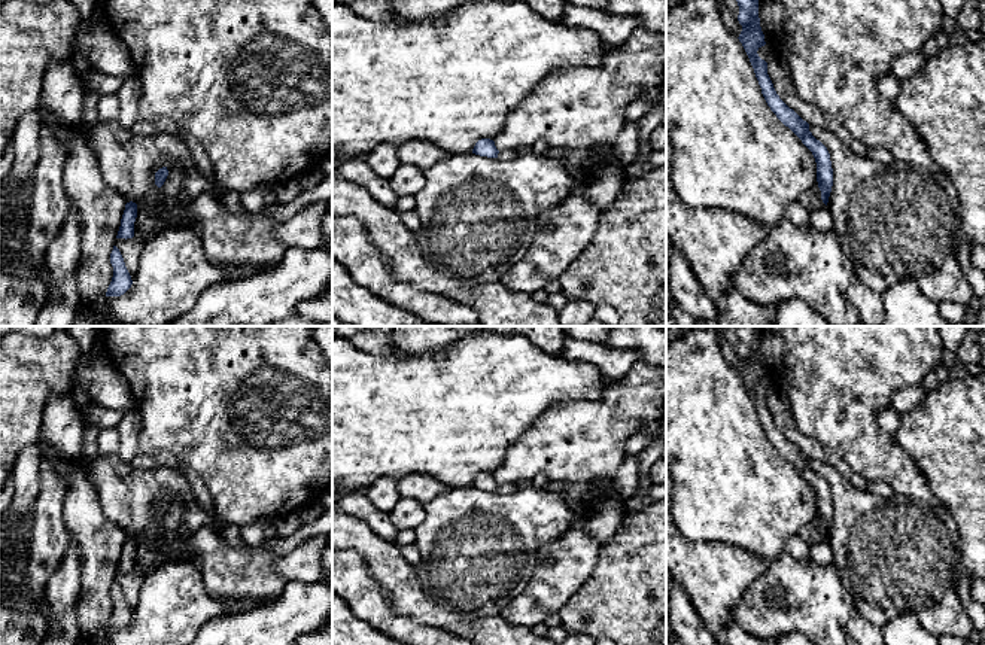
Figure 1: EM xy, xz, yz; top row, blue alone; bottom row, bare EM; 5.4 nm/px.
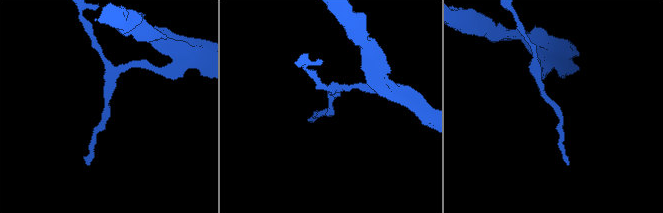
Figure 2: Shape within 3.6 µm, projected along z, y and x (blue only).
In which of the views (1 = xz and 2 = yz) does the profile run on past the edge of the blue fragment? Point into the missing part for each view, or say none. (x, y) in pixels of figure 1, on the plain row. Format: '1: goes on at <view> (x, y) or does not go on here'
1: does not go on here
2: does not go on here

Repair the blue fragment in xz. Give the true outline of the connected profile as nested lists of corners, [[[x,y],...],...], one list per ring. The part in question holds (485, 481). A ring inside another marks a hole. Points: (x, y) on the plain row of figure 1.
[[[481,472],[475,477],[472,487],[487,492],[498,492],[499,484],[490,472]]]

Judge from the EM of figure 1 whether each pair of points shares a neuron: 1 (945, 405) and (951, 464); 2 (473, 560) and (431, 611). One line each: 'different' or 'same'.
1: same
2: different

